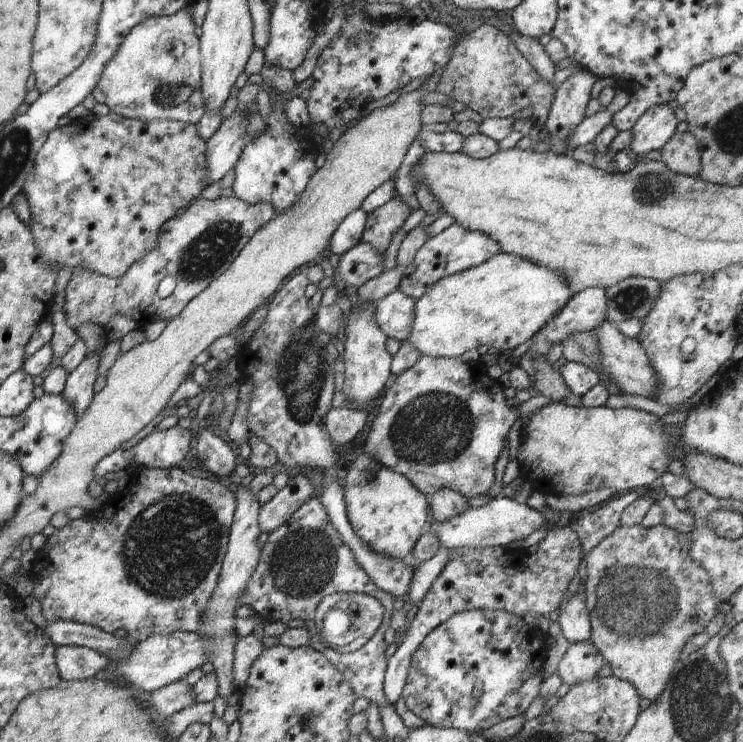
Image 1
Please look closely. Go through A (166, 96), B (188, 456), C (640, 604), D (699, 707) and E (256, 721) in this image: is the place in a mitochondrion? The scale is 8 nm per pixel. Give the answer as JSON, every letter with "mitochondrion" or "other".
{"A":"mitochondrion","B":"other","C":"mitochondrion","D":"mitochondrion","E":"other"}

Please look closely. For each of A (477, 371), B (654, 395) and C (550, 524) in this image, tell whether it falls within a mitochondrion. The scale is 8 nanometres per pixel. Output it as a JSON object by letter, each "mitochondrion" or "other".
{"A":"other","B":"other","C":"other"}

